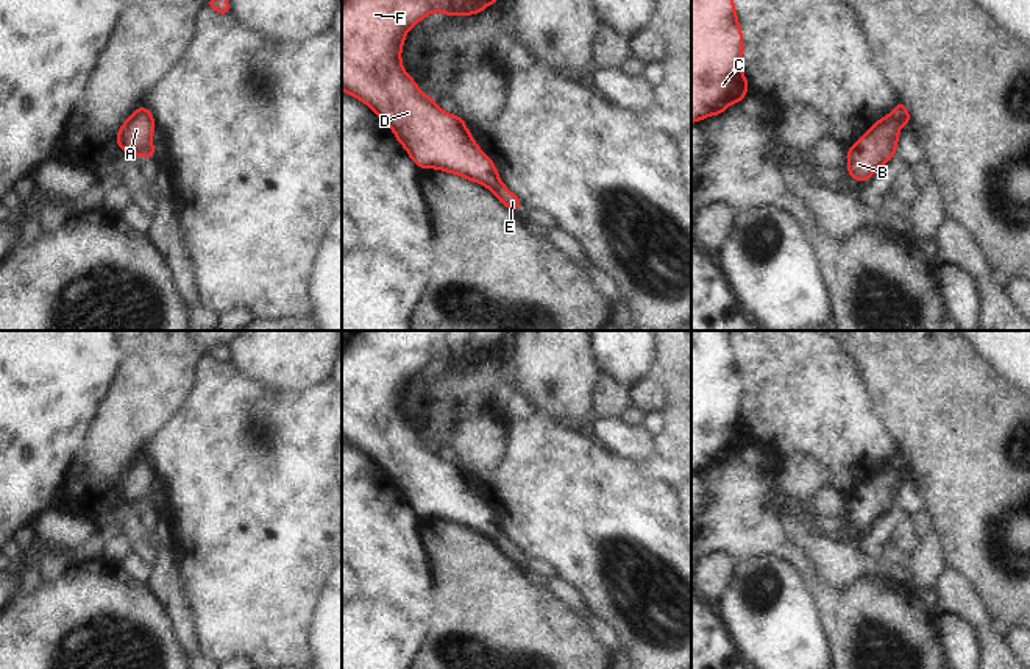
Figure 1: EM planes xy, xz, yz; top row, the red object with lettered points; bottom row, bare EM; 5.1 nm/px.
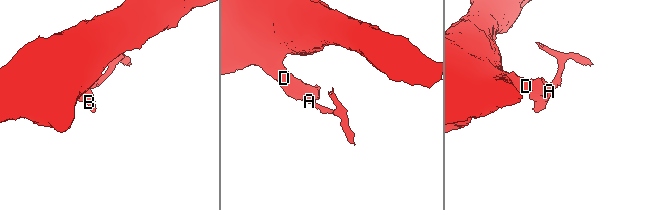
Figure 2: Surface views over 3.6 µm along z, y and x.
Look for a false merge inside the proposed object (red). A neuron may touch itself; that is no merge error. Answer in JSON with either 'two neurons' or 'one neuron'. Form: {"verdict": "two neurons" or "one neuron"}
{"verdict": "two neurons"}

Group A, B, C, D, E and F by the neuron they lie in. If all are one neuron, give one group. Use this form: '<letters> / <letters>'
A B C D F / E

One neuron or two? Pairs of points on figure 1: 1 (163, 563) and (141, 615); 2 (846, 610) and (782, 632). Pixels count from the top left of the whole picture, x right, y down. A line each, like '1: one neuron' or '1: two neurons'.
1: two neurons
2: two neurons

